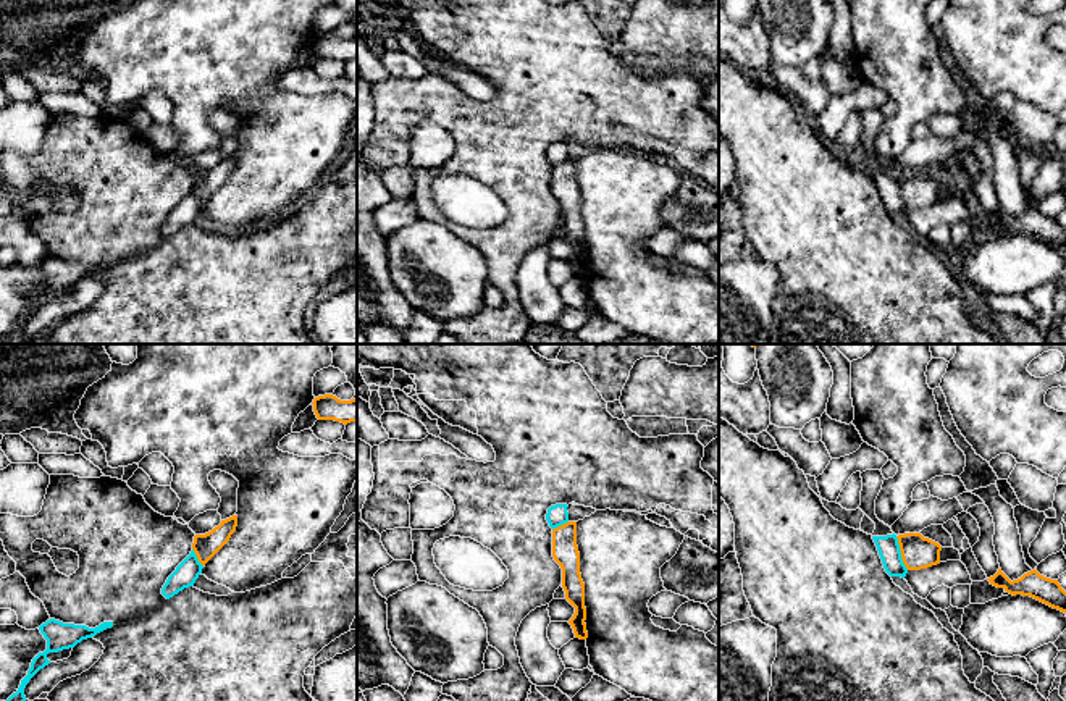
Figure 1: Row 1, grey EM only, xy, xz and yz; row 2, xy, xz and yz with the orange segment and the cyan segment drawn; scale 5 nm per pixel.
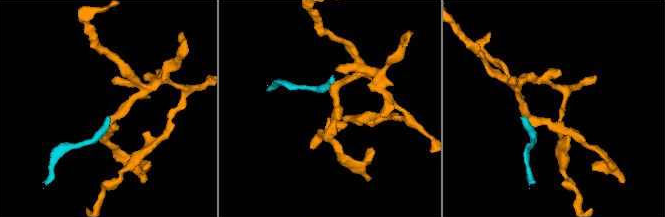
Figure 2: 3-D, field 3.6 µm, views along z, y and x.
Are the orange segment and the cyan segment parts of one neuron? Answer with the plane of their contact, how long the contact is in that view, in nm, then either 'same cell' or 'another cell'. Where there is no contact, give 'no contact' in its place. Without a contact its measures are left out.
contact in yz; length 180 nm; another cell

